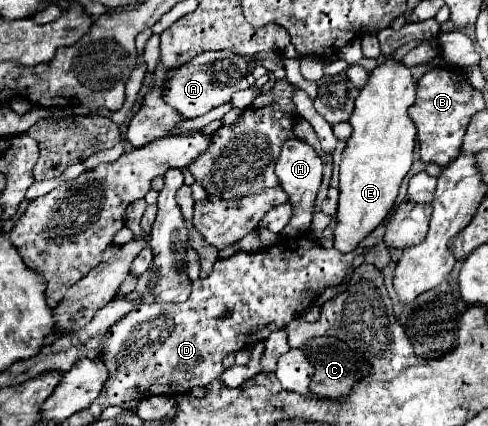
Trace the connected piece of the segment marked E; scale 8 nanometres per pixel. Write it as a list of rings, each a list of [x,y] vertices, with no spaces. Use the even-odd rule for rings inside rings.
[[[386,61],[376,67],[366,87],[360,91],[350,125],[352,135],[346,141],[340,161],[340,201],[336,213],[334,247],[350,253],[358,243],[368,237],[392,211],[400,183],[410,171],[416,127],[408,115],[416,99],[416,81],[408,67],[400,61]]]

